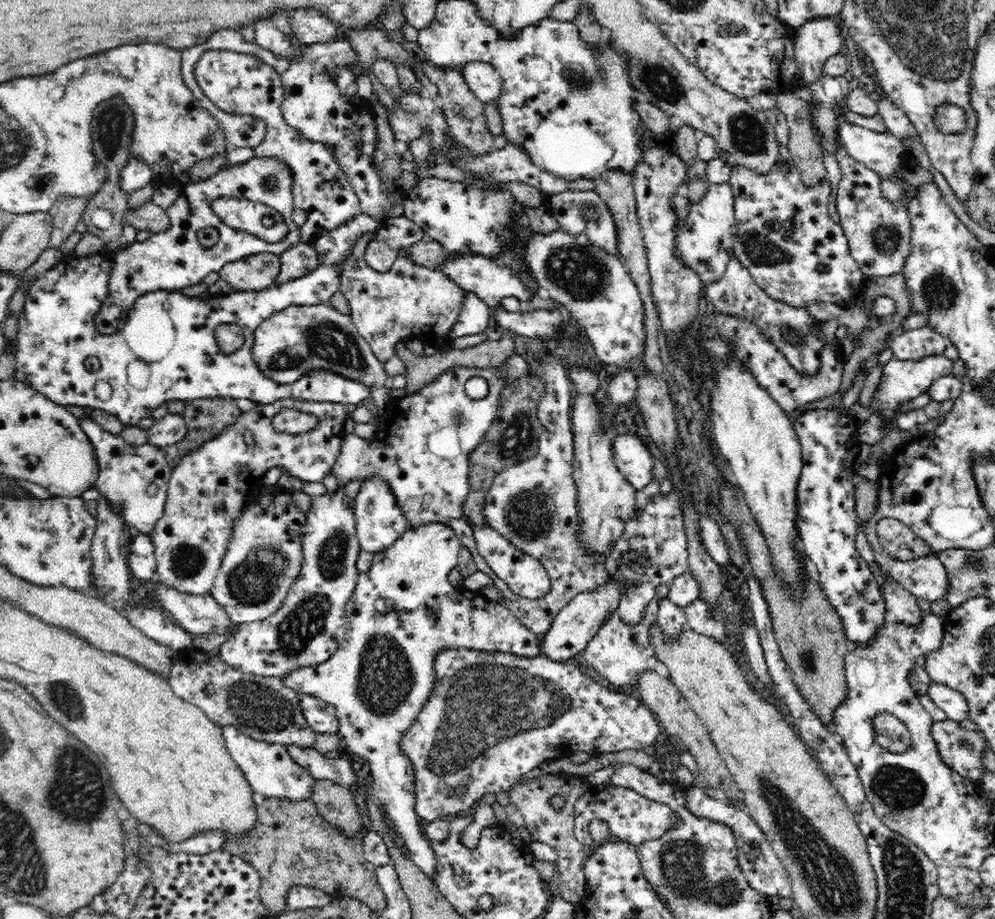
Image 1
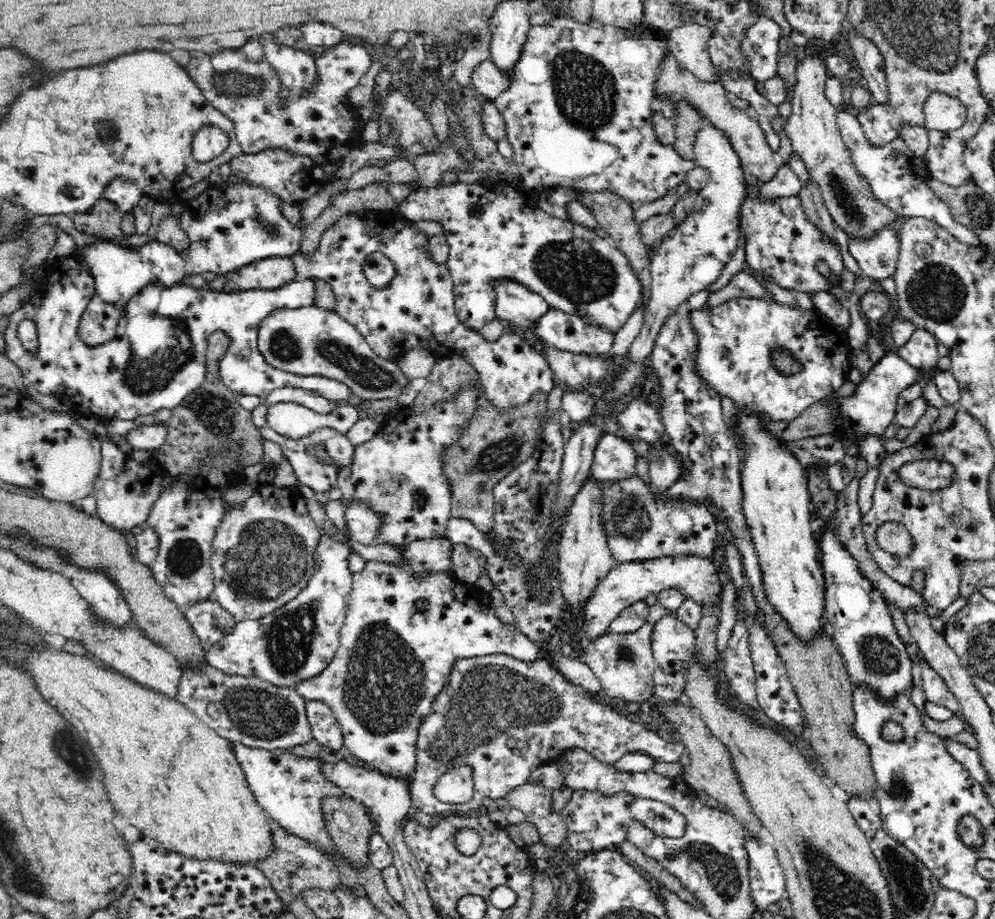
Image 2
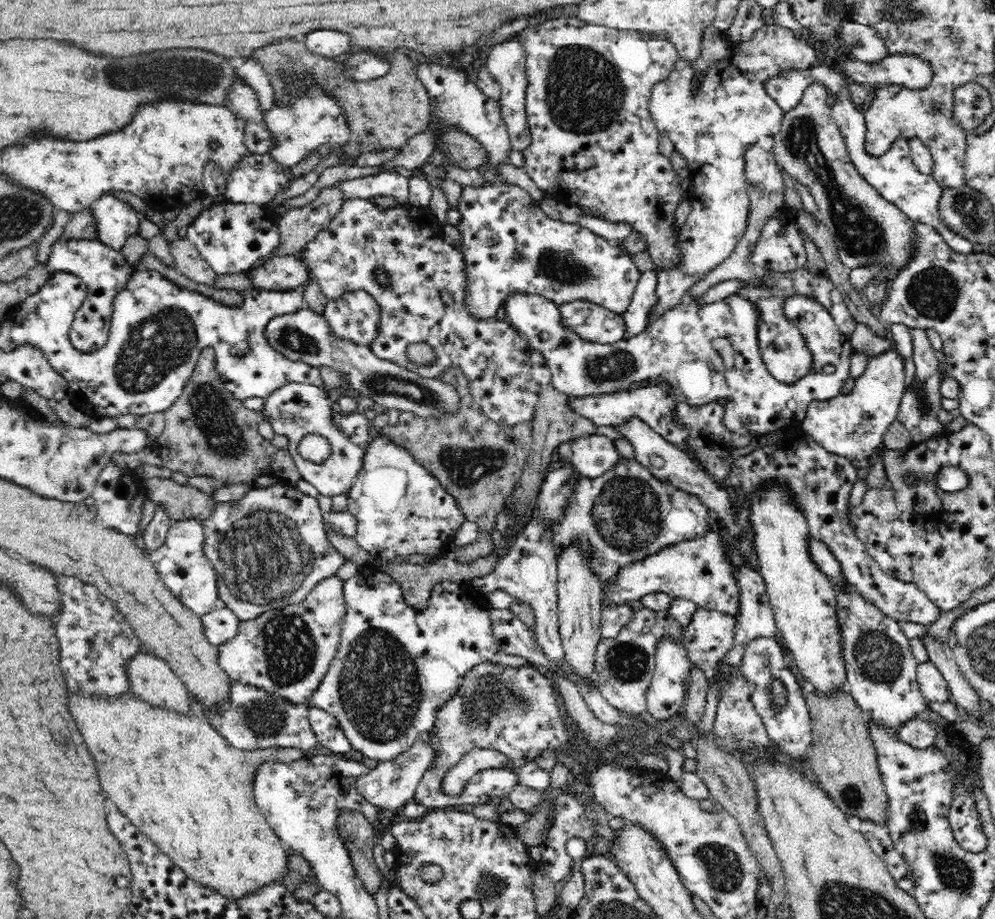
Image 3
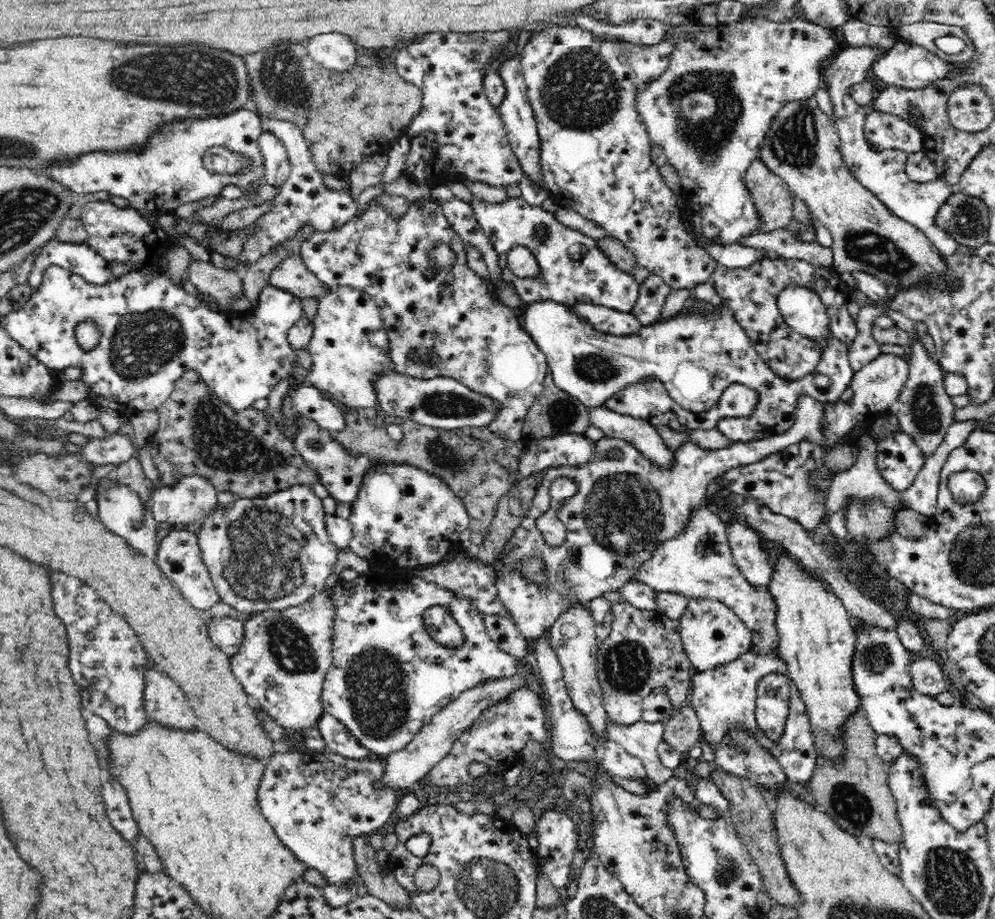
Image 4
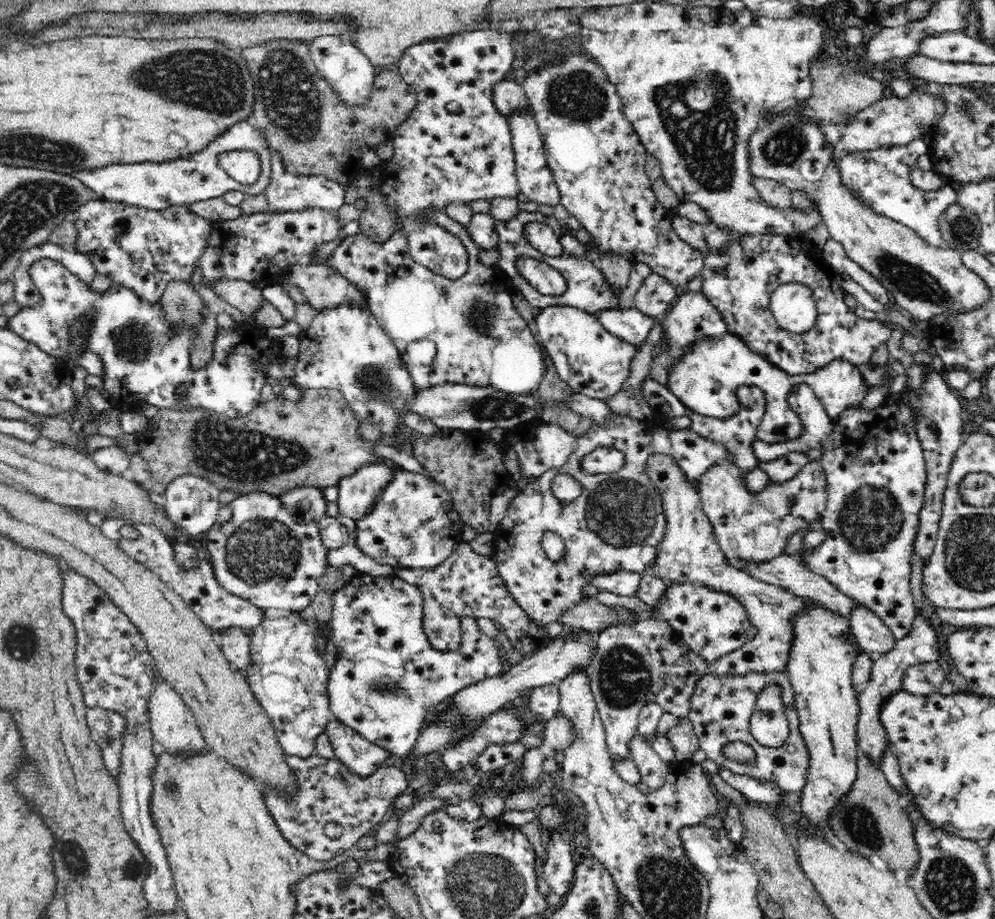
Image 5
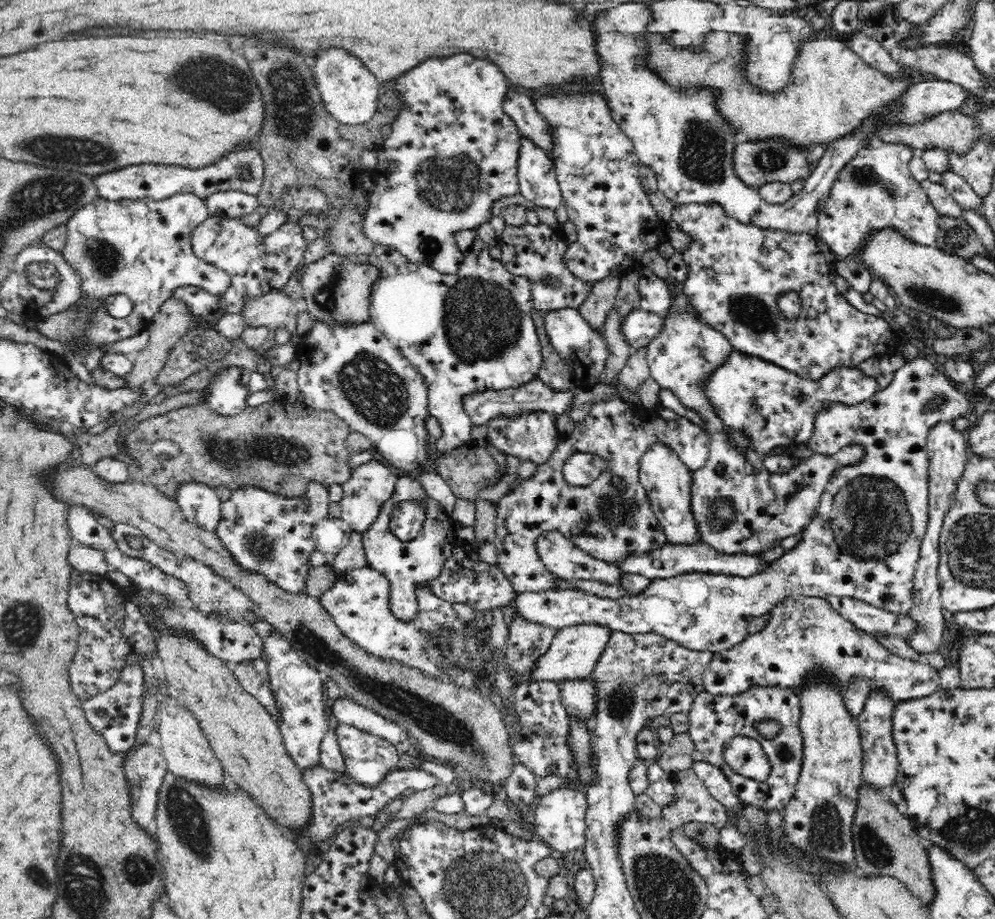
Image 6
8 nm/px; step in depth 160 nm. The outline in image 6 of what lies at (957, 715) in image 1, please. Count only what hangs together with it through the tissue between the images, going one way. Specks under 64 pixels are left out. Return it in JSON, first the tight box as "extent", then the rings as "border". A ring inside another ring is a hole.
{"extent":[703,599,939,706],"border":[[[827,599],[789,600],[771,614],[772,620],[764,630],[749,634],[732,648],[715,653],[703,676],[706,693],[719,697],[735,697],[754,688],[778,687],[802,694],[810,685],[830,685],[830,689],[836,689],[842,694],[848,688],[848,684],[852,684],[856,678],[864,678],[871,690],[866,701],[870,697],[884,696],[896,706],[928,696],[939,687],[937,669],[932,668],[927,662],[912,662],[890,652],[876,636],[860,630],[844,619]]]}

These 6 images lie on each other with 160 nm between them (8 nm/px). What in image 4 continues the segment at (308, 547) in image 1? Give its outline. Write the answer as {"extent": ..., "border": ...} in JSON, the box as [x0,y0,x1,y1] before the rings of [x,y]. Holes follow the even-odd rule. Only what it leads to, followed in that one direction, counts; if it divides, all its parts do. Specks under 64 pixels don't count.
{"extent":[231,593,334,752],"border":[[[323,593],[314,596],[313,600],[304,606],[292,607],[281,611],[262,611],[244,624],[245,637],[239,653],[231,658],[234,676],[241,682],[248,695],[248,702],[254,709],[262,710],[269,720],[278,725],[280,741],[288,746],[290,751],[307,752],[306,733],[317,728],[324,714],[322,693],[325,678],[330,666],[332,655],[332,616],[334,608]]]}

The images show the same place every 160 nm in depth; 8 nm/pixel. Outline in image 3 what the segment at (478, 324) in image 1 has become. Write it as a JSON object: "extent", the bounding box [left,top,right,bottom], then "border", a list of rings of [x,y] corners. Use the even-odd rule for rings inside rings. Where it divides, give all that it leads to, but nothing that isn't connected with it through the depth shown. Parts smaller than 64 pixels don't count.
{"extent":[458,184,641,315],"border":[[[510,184],[486,185],[477,189],[463,187],[459,198],[463,218],[458,228],[462,234],[462,253],[469,264],[468,305],[473,314],[494,315],[497,308],[510,297],[529,294],[546,297],[558,305],[573,300],[589,300],[605,306],[617,313],[625,313],[632,302],[641,272],[628,255],[613,242],[609,242],[584,228],[580,223],[568,223],[549,218],[530,194],[524,189]],[[514,254],[523,254],[522,262],[514,259]]]}

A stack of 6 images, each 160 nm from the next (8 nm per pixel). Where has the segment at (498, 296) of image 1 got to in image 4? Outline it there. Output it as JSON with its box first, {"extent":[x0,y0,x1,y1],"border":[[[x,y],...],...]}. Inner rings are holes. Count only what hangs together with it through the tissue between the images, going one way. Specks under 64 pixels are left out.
{"extent":[525,286,855,441],"border":[[[786,286],[776,297],[776,307],[786,325],[804,337],[822,337],[826,331],[826,309],[810,287]],[[554,301],[537,302],[526,307],[525,329],[529,331],[534,342],[546,355],[554,382],[558,385],[558,388],[581,400],[582,404],[587,407],[604,405],[617,392],[626,388],[626,385],[636,384],[650,378],[661,380],[672,400],[675,400],[686,410],[696,413],[705,413],[713,409],[732,383],[743,384],[748,388],[757,390],[760,393],[760,398],[751,417],[732,420],[721,425],[732,441],[762,440],[787,433],[793,427],[797,415],[796,410],[794,410],[796,398],[802,392],[813,396],[824,404],[837,404],[840,401],[840,396],[850,388],[855,373],[849,361],[848,348],[838,344],[838,341],[834,341],[821,358],[814,372],[802,376],[798,380],[778,376],[764,362],[746,333],[734,321],[734,317],[730,317],[730,312],[727,312],[723,306],[719,310],[721,315],[717,319],[708,319],[707,321],[706,319],[694,319],[694,317],[690,317],[682,311],[676,317],[672,317],[663,323],[644,325],[641,331],[634,336],[618,336],[602,332],[594,328],[574,308],[567,307],[562,303]],[[818,374],[822,374],[830,380],[830,384],[826,388],[820,388],[814,382],[814,378]]]}

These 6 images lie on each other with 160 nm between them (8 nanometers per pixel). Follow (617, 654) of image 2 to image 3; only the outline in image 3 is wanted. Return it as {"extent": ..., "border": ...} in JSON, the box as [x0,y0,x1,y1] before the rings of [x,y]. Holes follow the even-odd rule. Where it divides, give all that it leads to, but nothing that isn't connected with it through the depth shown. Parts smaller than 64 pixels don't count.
{"extent":[595,608,683,719],"border":[[[646,608],[632,610],[620,632],[597,646],[595,672],[602,698],[622,714],[634,719],[646,710],[645,696],[655,673],[655,658],[662,641],[680,641],[683,626],[674,620],[669,610],[652,612]]]}

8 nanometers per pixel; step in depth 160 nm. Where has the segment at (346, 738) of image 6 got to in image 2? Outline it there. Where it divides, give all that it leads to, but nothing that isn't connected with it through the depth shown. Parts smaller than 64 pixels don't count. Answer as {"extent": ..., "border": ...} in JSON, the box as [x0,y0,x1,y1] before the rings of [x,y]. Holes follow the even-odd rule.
{"extent":[305,701,344,752],"border":[[[306,701],[305,713],[311,726],[313,739],[332,752],[340,749],[344,744],[343,734],[332,709],[320,701]]]}

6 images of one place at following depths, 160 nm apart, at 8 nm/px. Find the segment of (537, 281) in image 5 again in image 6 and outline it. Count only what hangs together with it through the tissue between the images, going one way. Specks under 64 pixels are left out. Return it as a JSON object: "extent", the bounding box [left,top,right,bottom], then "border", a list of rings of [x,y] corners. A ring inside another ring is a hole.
{"extent":[365,231,543,454],"border":[[[466,231],[459,234],[455,239],[456,248],[463,255],[461,264],[458,266],[458,271],[454,274],[442,274],[440,271],[428,268],[428,266],[420,266],[419,264],[409,262],[402,257],[396,250],[388,249],[384,246],[375,246],[373,251],[365,257],[365,261],[373,266],[381,268],[381,276],[373,284],[371,294],[371,305],[369,308],[370,316],[372,316],[372,324],[404,355],[414,366],[418,367],[422,376],[426,379],[429,385],[429,411],[431,416],[437,418],[443,428],[443,433],[440,438],[435,440],[435,450],[439,454],[447,453],[448,451],[460,448],[464,445],[471,444],[471,427],[473,424],[468,418],[465,409],[465,402],[472,396],[477,394],[488,393],[490,391],[506,390],[510,387],[520,386],[524,382],[528,382],[530,378],[538,375],[540,366],[543,360],[542,347],[537,335],[537,328],[533,314],[536,308],[533,305],[531,286],[524,277],[517,277],[510,273],[500,262],[495,260],[490,255],[490,246],[484,243],[476,234],[477,231]]]}

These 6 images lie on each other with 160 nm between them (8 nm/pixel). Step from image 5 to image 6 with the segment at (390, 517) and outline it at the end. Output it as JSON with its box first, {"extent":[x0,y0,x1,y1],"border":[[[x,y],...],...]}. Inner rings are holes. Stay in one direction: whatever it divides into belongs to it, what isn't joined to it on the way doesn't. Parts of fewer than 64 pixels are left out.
{"extent":[361,477,459,621],"border":[[[400,477],[396,482],[392,497],[382,505],[372,528],[366,534],[361,535],[365,544],[368,565],[386,577],[389,586],[389,608],[396,618],[403,621],[410,621],[417,614],[417,587],[441,575],[446,559],[452,556],[454,544],[456,544],[456,530],[459,528],[453,518],[443,512],[439,503],[430,499],[430,516],[424,521],[420,534],[410,541],[398,539],[389,526],[392,508],[397,503],[424,494],[425,490],[419,480]]]}

